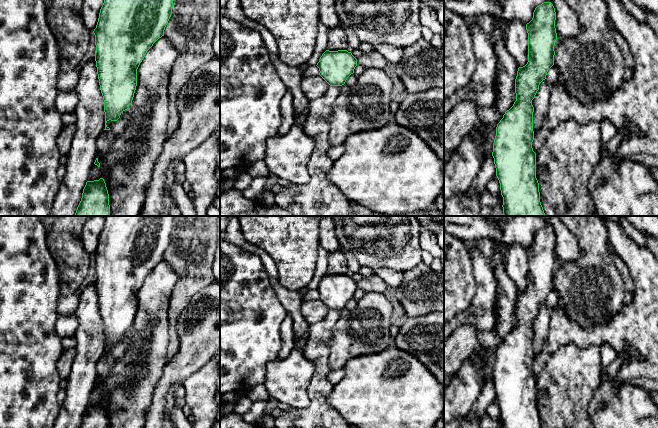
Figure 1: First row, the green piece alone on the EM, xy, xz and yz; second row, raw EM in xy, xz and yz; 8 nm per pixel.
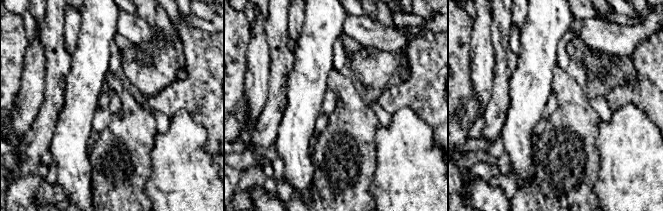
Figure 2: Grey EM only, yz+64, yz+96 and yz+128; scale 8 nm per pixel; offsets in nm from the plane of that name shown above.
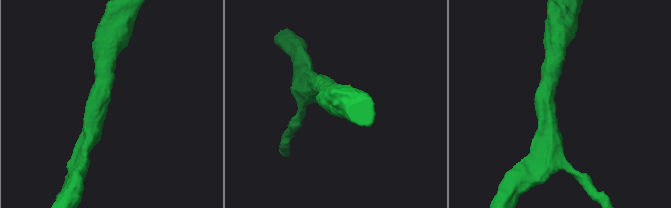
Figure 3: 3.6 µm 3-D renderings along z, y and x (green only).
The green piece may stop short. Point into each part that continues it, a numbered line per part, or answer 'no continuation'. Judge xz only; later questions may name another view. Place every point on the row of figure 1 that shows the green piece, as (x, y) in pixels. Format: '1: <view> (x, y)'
no continuation

